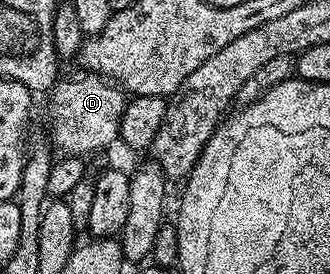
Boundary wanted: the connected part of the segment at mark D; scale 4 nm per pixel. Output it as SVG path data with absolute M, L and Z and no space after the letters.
M81 74L75 79L63 78L55 82L49 92L51 139L49 142L62 155L90 157L93 151L102 151L105 147L119 142L120 117L124 117L128 95L121 87L101 75Z

